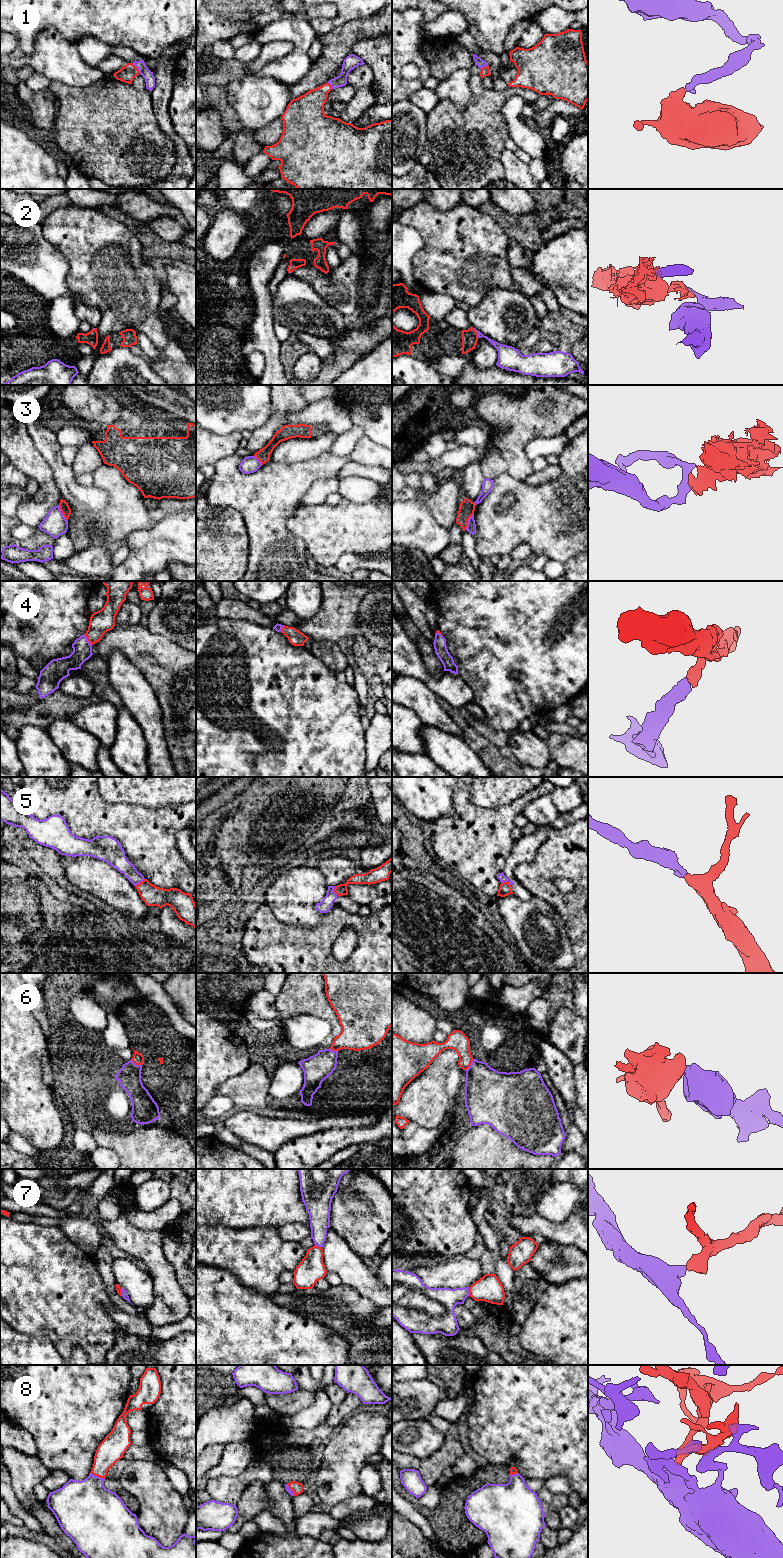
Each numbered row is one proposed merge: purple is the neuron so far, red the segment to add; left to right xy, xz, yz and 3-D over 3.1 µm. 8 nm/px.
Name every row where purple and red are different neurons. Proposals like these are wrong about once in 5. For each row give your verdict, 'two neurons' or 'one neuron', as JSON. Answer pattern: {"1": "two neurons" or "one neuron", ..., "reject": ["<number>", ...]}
{"1": "one neuron", "2": "two neurons", "3": "two neurons", "4": "one neuron", "5": "one neuron", "6": "one neuron", "7": "one neuron", "8": "one neuron", "reject": ["2", "3"]}

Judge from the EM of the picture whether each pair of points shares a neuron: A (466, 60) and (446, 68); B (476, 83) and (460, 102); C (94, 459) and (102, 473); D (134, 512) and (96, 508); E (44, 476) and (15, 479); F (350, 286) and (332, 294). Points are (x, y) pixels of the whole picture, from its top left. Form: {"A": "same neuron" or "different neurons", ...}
{"A": "same neuron", "B": "different neurons", "C": "different neurons", "D": "different neurons", "E": "different neurons", "F": "same neuron"}

